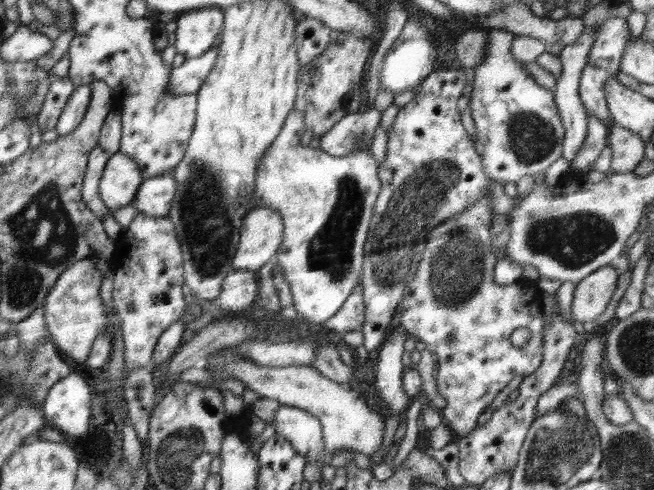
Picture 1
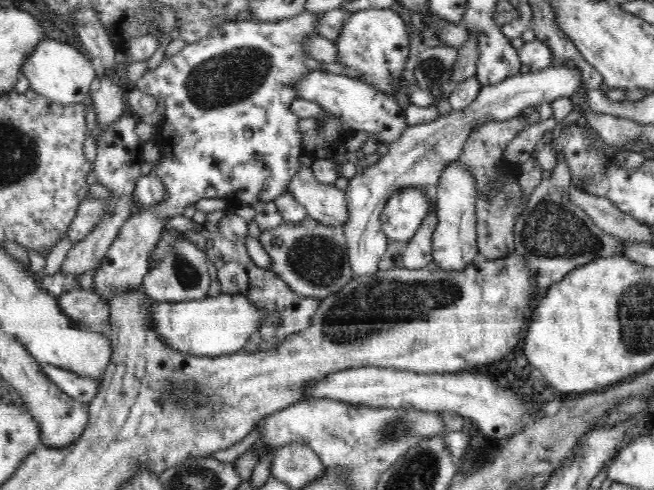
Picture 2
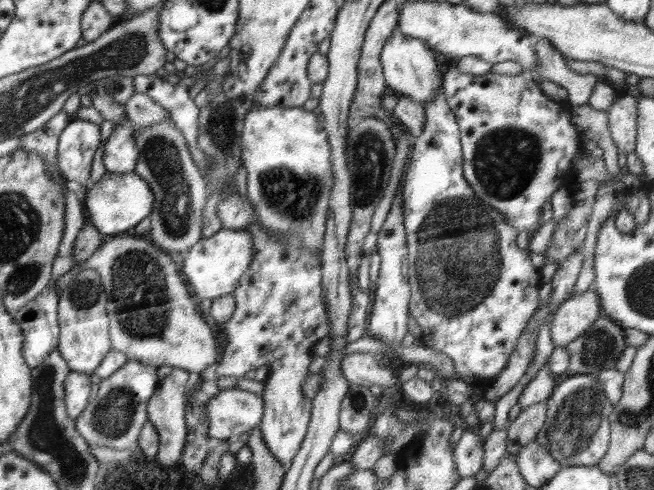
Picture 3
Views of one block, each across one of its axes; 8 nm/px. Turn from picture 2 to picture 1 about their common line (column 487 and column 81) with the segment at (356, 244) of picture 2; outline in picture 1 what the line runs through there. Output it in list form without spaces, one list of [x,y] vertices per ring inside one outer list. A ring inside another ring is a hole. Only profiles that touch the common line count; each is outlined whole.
[[[90,84],[75,87],[68,96],[66,106],[58,117],[55,129],[59,136],[66,136],[82,122],[91,101],[92,88]]]

